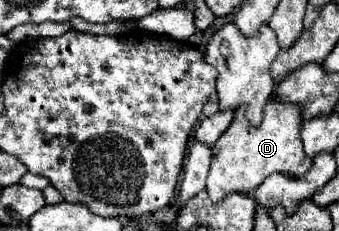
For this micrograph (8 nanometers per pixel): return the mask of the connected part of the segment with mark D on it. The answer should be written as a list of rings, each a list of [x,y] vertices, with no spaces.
[[[269,101],[259,127],[253,127],[247,121],[243,109],[237,109],[233,123],[223,133],[223,137],[219,137],[213,149],[213,161],[207,177],[207,193],[211,201],[219,203],[231,193],[249,195],[263,183],[263,179],[273,173],[303,177],[311,169],[313,161],[303,151],[299,129],[301,121],[299,109],[295,109],[295,105],[275,105],[275,101]]]

